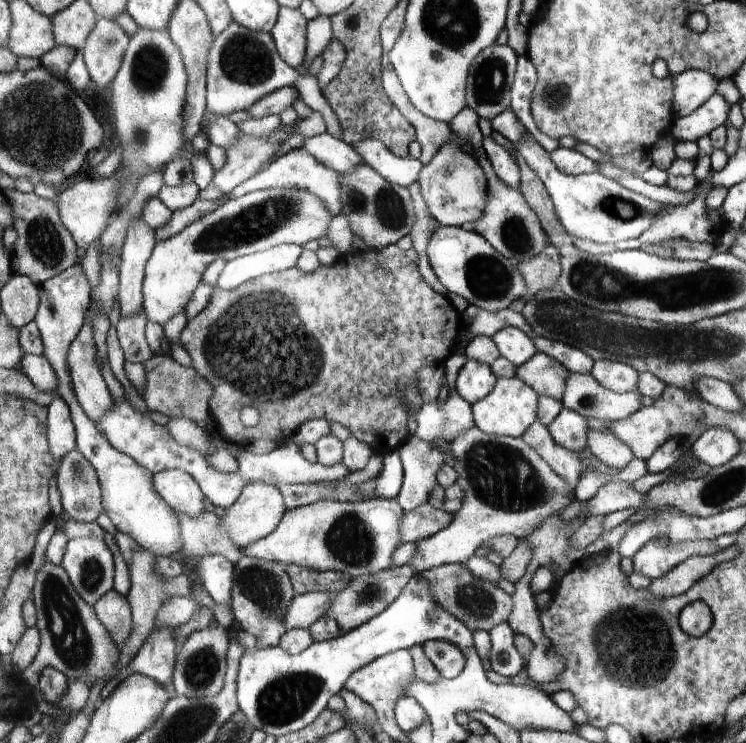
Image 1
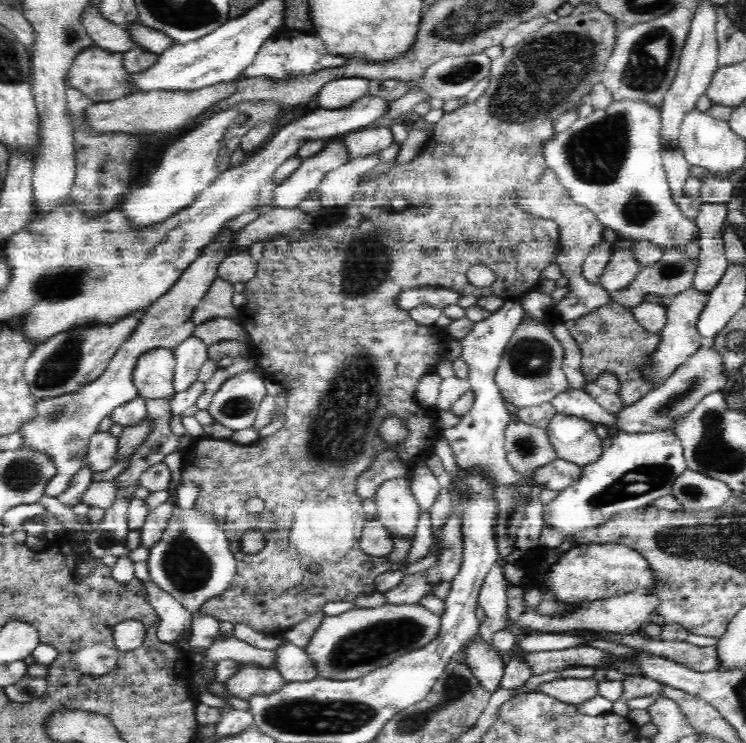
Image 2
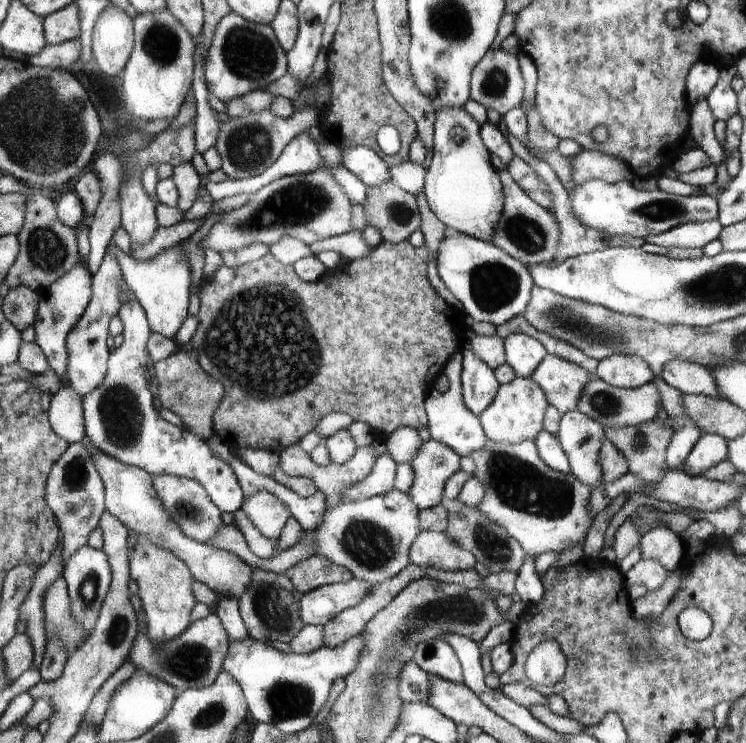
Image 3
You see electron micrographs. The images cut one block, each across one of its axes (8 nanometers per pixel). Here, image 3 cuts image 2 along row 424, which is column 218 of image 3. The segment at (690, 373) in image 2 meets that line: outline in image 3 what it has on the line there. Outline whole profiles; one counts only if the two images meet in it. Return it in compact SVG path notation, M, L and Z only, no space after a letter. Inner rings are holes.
M212 611L206 618L191 622L190 628L184 633L164 644L155 643L149 631L139 631L131 652L131 661L139 669L146 669L150 674L175 686L178 691L201 689L210 686L223 671L223 660L227 656L229 644L227 629L219 615Z

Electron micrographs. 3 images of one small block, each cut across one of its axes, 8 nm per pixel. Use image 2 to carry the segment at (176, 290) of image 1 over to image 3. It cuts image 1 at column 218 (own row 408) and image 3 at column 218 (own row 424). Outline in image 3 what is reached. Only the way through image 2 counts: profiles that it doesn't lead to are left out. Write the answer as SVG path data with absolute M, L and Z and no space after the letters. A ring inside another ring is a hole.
M326 167L310 171L309 173L279 177L274 182L263 186L258 192L255 192L250 202L245 204L242 208L224 212L224 218L221 218L221 220L209 230L207 237L203 238L201 242L201 247L205 251L210 248L218 253L235 251L256 241L267 244L270 247L284 235L298 238L298 240L310 246L313 242L316 242L316 240L339 237L344 233L350 232L350 224L352 224L352 205L354 204L352 204L343 186Z

